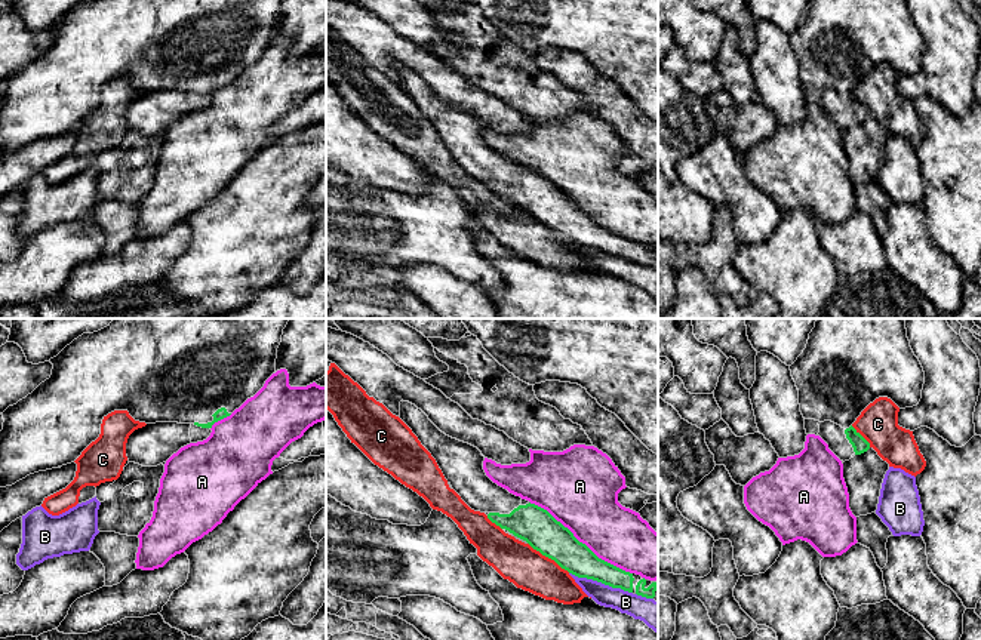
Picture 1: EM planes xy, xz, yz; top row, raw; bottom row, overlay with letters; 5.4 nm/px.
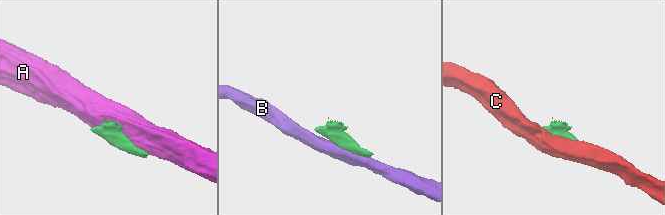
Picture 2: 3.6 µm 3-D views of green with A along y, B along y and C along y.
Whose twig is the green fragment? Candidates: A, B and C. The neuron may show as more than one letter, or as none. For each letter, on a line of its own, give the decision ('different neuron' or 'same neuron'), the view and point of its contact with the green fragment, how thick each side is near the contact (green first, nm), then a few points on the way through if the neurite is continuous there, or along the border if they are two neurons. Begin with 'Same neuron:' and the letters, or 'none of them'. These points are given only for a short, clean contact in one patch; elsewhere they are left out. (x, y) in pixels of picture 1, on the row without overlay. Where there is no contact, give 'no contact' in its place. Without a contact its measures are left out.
Same neuron: none of them
A: different neuron | xz (581, 211) | 200/380 nm
B: different neuron | xz (600, 249) | 170/120 nm
C: different neuron | xz (549, 225) | 200/220 nm

